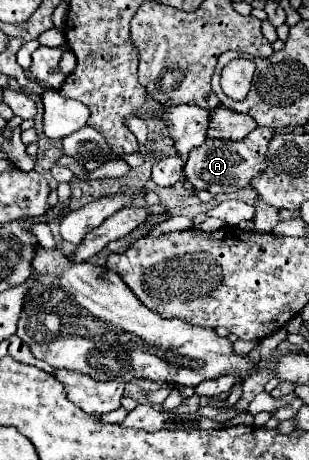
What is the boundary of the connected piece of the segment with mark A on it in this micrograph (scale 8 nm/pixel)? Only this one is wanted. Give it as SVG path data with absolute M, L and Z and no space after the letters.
M256 127L248 133L248 137L244 137L244 141L220 141L208 137L200 147L190 151L190 157L184 165L184 173L198 191L206 189L212 195L236 193L248 187L250 179L262 175L264 167L268 167L264 151L268 149L268 139L272 139L272 135L276 135L272 127Z

